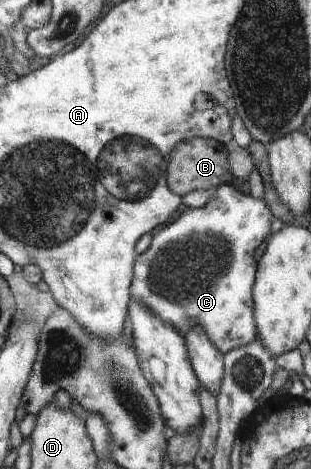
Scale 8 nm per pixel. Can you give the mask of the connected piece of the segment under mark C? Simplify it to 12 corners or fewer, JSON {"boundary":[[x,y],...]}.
{"boundary":[[215,189],[136,259],[131,292],[223,354],[259,339],[273,214]]}

